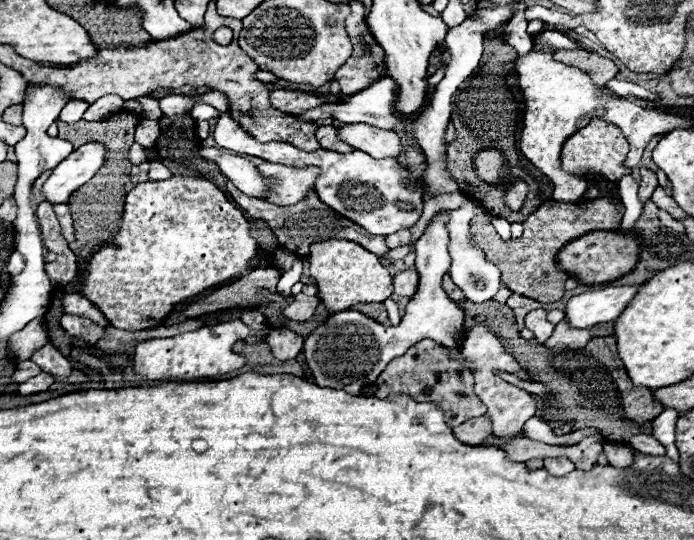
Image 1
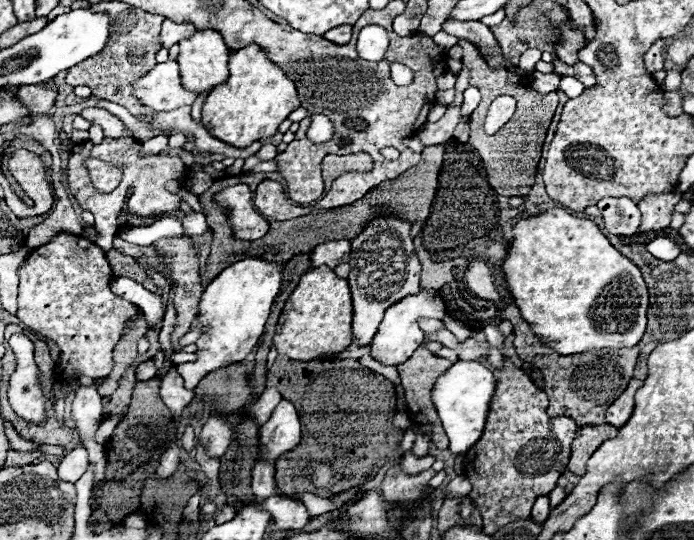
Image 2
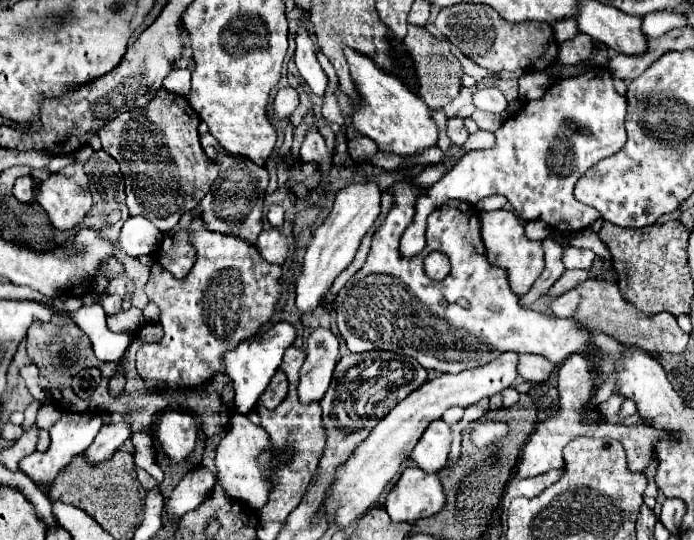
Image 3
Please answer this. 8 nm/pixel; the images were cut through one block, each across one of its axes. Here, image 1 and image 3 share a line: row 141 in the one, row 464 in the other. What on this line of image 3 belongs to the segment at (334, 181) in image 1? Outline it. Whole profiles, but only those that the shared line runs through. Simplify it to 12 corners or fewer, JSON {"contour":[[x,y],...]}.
{"contour":[[234,414],[216,448],[216,484],[254,510],[268,500],[256,456],[264,428]]}

